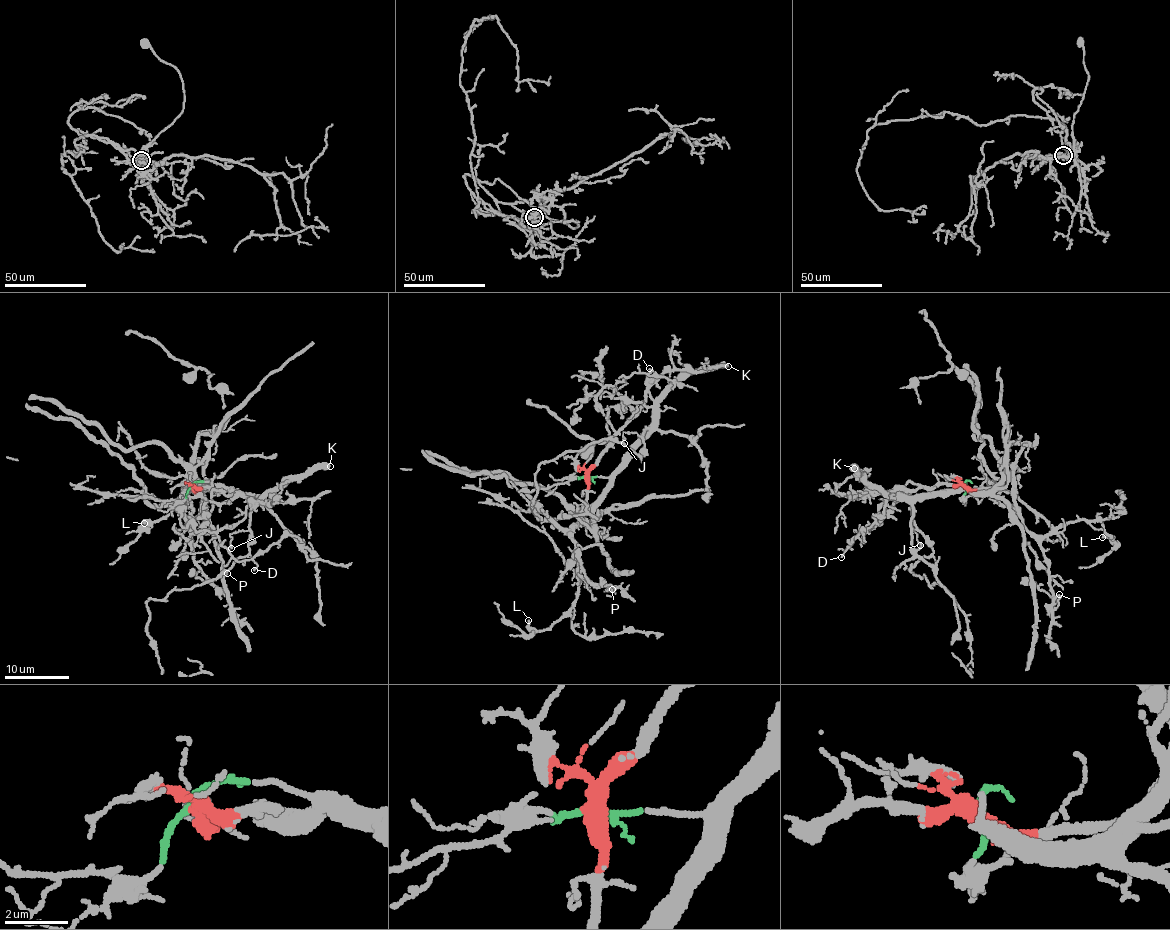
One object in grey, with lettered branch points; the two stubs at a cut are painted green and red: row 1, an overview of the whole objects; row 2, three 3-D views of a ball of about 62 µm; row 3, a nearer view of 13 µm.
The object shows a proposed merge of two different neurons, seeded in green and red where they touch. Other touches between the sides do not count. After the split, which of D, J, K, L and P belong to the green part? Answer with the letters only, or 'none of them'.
D, J, K

